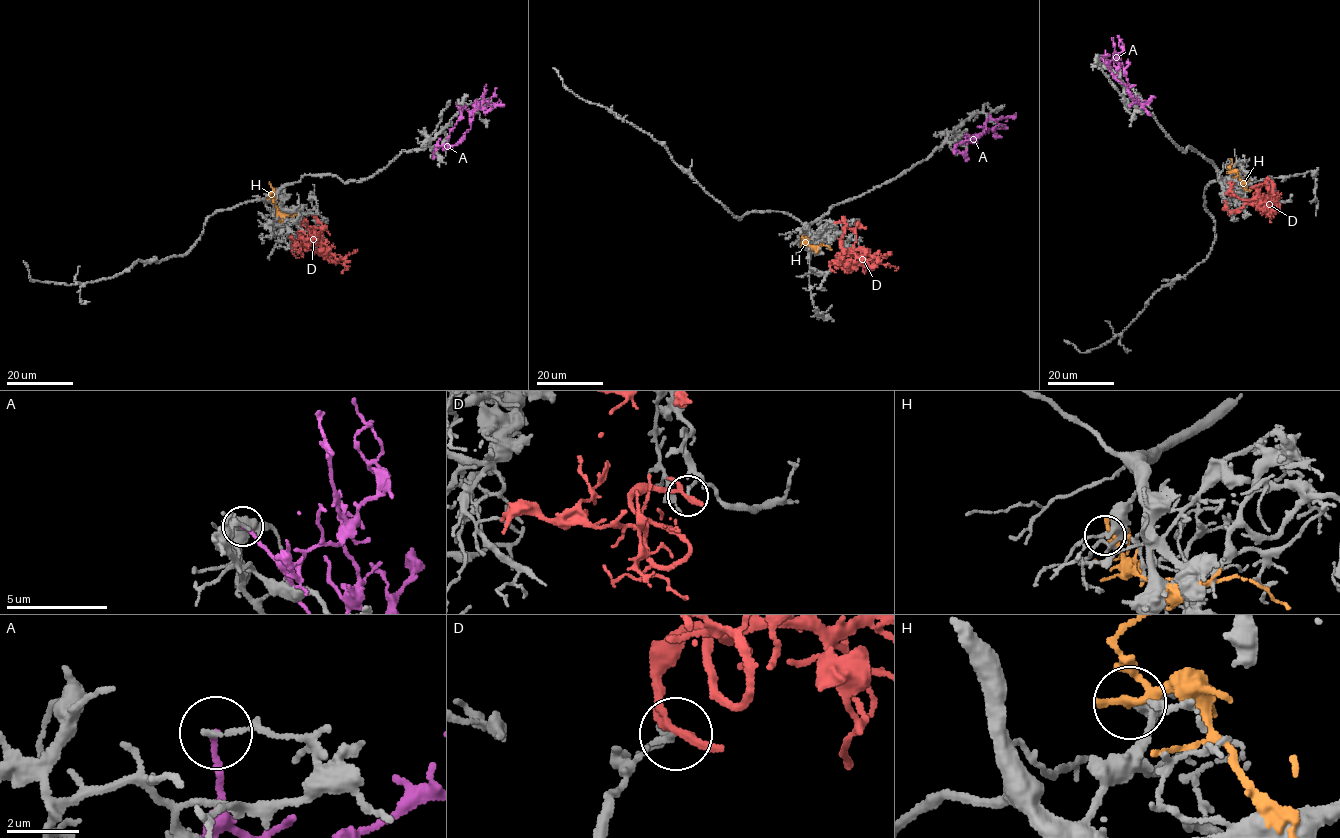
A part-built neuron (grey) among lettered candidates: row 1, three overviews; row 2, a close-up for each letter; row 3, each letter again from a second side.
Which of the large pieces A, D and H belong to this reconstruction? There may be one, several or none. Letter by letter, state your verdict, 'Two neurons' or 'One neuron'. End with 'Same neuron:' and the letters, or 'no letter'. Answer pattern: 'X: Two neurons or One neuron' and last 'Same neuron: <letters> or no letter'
A: Two neurons
D: Two neurons
H: Two neurons
Same neuron: no letter

